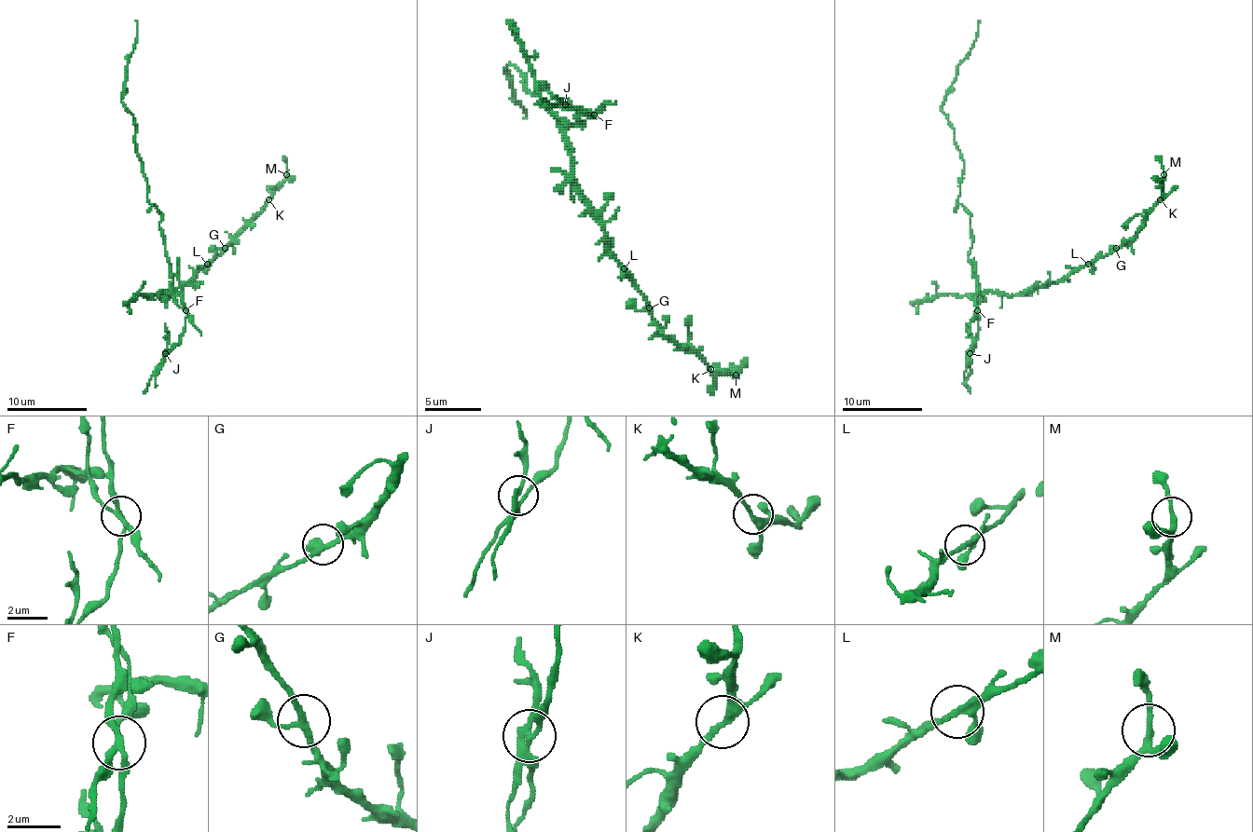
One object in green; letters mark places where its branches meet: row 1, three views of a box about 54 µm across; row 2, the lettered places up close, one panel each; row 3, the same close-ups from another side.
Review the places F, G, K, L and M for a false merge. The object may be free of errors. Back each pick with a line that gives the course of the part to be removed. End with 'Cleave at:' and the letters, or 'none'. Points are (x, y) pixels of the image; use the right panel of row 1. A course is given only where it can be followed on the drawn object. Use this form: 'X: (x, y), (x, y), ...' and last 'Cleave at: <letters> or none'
F: (978, 309), (978, 332), (970, 355), (970, 375), (966, 381), (970, 393)
Cleave at: F

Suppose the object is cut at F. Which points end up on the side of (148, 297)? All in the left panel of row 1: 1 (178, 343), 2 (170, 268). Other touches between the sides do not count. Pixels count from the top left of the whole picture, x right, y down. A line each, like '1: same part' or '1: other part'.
1: other part
2: same part

